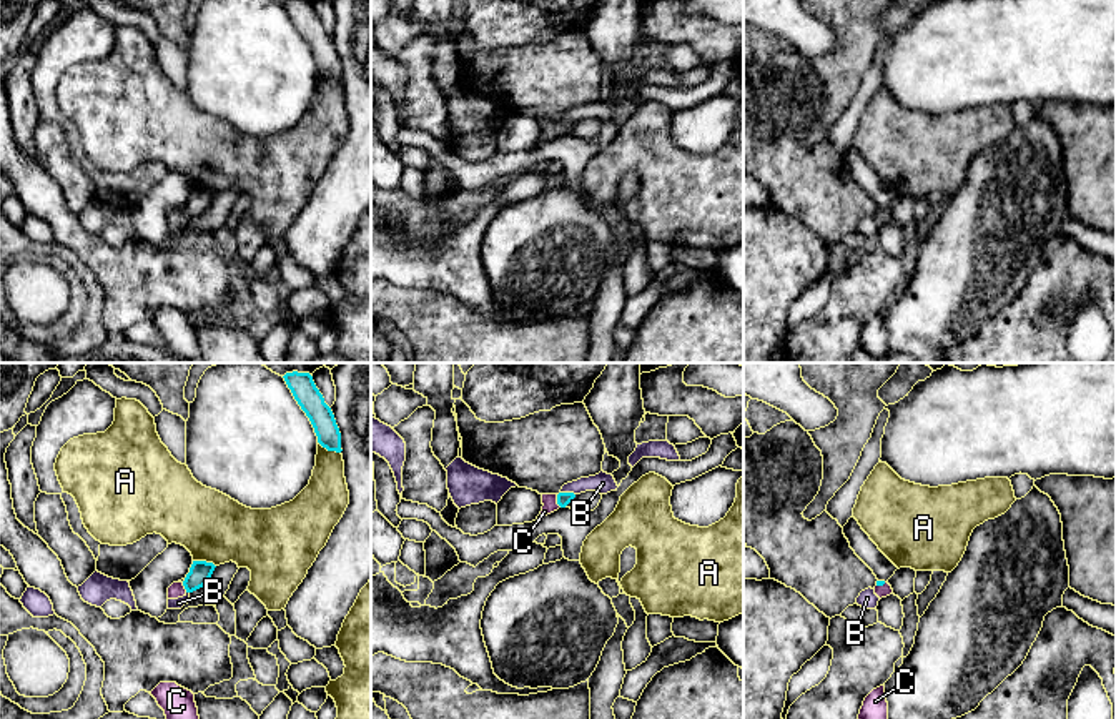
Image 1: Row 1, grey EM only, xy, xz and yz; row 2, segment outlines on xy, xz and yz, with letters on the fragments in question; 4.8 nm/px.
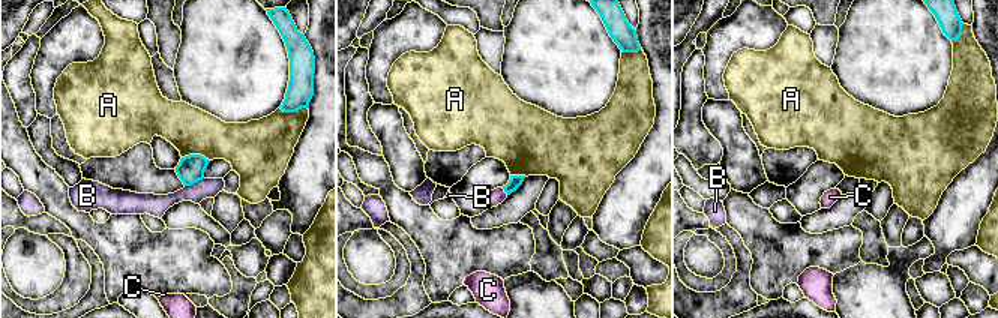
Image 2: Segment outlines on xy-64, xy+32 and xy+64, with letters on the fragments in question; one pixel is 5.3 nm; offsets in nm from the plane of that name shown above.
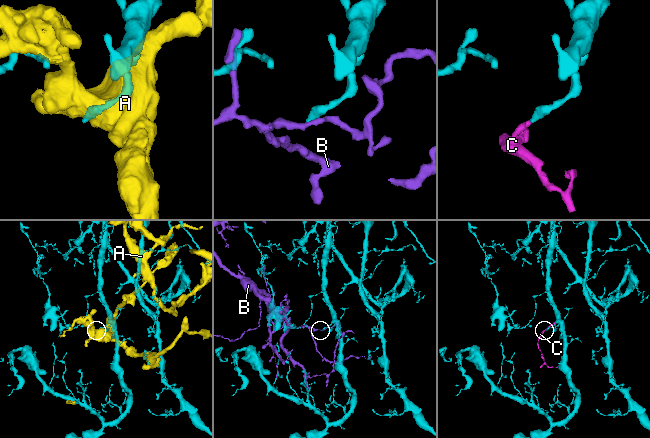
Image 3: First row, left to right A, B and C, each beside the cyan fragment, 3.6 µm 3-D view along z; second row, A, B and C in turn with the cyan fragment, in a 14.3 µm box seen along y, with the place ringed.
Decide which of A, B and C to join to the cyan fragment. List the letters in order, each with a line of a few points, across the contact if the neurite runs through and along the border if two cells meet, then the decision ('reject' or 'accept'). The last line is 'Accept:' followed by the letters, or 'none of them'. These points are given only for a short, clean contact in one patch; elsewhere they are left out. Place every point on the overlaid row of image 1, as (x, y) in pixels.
A: reject
B: reject
C: line xz (562, 498), (558, 501), (549, 501); accept
Accept: C

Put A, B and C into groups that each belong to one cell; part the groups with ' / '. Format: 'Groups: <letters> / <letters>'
Groups: A / B / C

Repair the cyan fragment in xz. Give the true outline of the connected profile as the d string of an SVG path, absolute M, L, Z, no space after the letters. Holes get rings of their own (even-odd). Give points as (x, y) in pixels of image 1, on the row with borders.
M574 493L542 494L544 506L537 519L557 511L559 508L565 508L574 498Z

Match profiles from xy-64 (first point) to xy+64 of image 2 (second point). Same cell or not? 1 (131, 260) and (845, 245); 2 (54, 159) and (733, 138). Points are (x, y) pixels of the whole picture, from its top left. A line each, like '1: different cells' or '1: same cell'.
1: same cell
2: same cell

